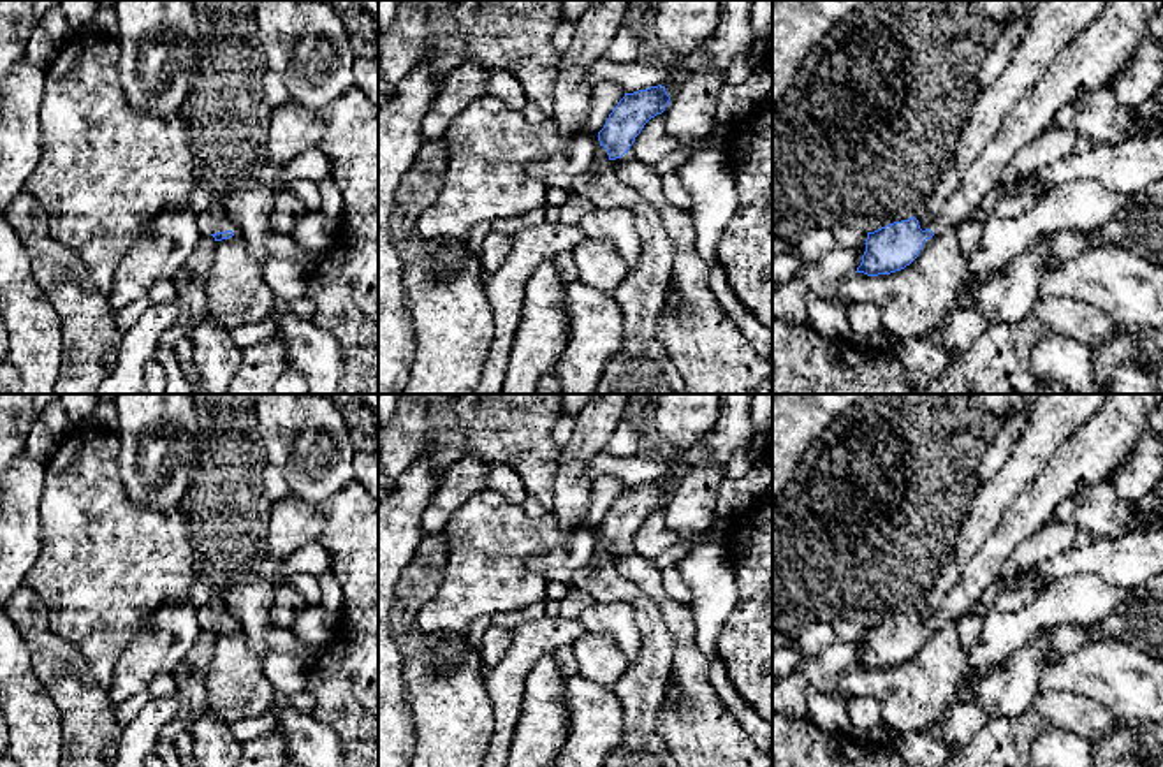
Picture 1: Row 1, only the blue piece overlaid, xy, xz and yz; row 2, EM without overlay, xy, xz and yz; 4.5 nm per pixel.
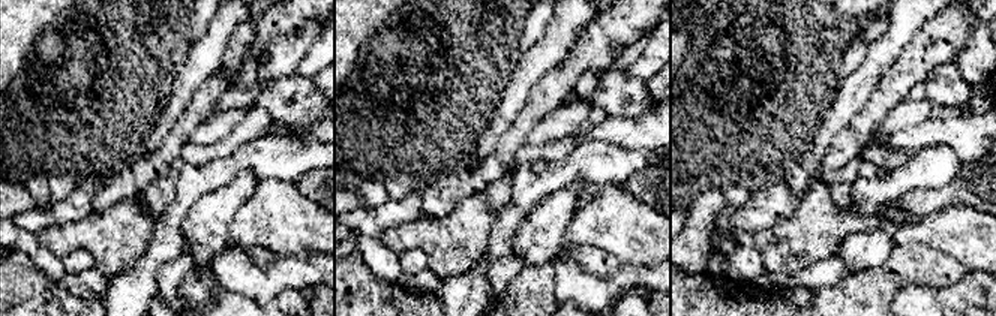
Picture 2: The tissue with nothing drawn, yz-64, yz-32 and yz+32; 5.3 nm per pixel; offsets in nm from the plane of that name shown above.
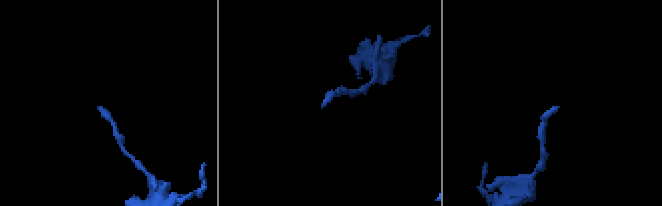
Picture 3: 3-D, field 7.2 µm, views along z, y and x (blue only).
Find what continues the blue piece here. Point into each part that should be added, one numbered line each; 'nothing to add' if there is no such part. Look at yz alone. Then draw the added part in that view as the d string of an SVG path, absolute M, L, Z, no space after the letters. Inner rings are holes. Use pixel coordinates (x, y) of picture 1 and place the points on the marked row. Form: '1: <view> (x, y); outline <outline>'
1: yz (1098, 51); outline M1112 0L1059 51L1040 81L1012 107L998 137L964 172L959 188L927 229L940 234L964 222L1001 183L1013 155L1049 128L1066 102L1107 86L1137 44L1149 37L1149 16L1161 7L1163 0Z

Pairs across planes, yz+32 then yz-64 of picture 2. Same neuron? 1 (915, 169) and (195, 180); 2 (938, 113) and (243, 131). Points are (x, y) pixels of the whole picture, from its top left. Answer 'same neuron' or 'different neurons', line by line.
1: same neuron
2: same neuron

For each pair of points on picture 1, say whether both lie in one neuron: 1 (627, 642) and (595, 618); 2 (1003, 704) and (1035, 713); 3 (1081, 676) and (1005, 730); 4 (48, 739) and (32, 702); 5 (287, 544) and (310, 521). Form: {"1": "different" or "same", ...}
{"1": "same", "2": "different", "3": "different", "4": "same", "5": "same"}

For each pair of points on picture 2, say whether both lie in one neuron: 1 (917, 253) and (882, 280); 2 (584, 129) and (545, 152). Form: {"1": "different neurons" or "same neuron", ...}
{"1": "same neuron", "2": "same neuron"}

